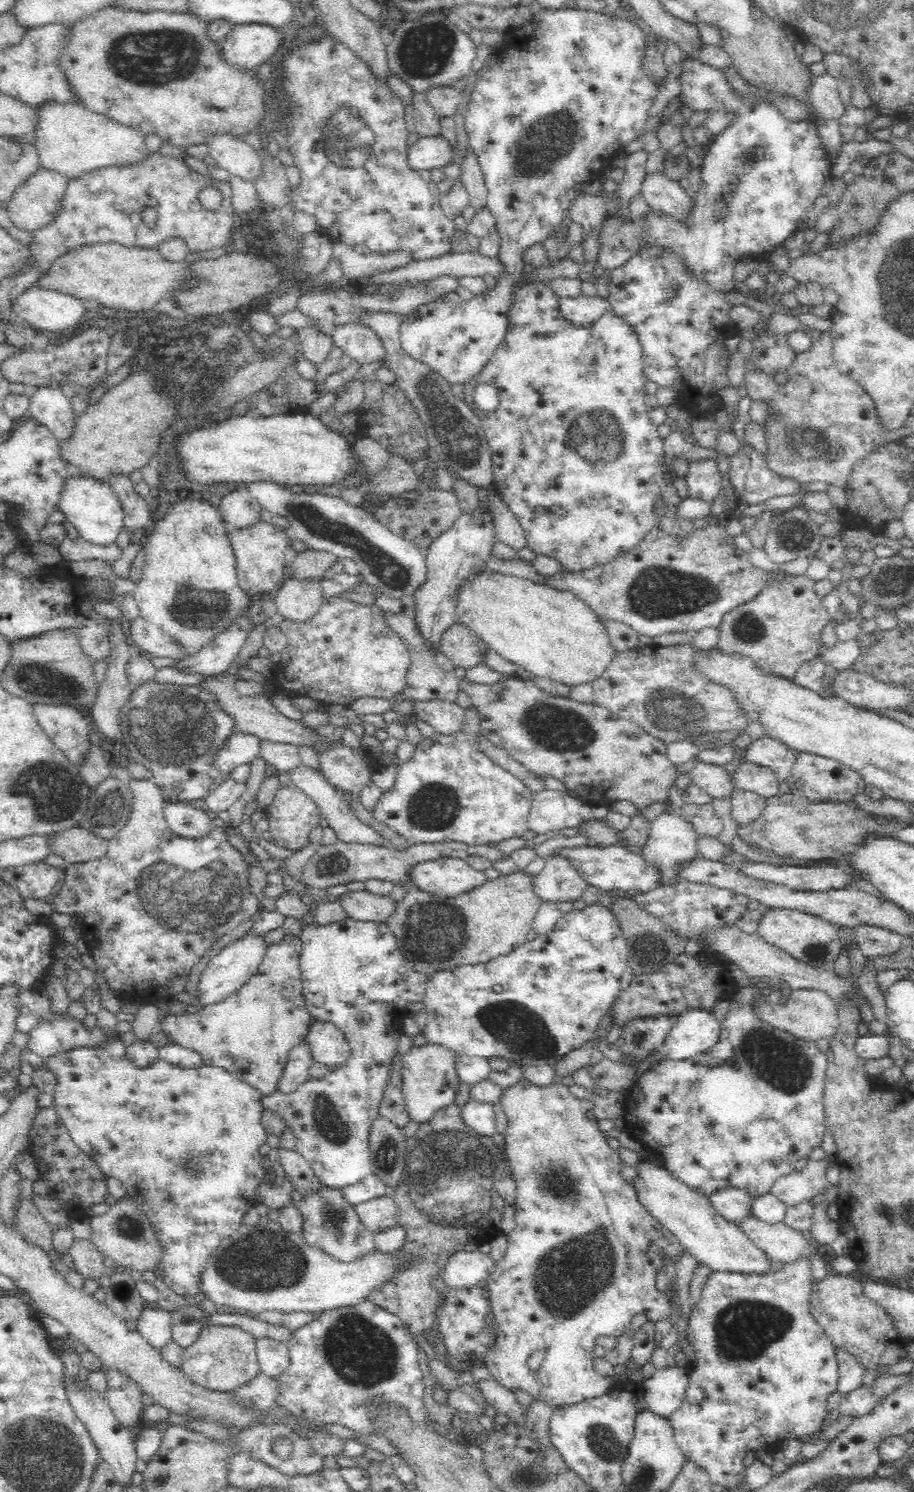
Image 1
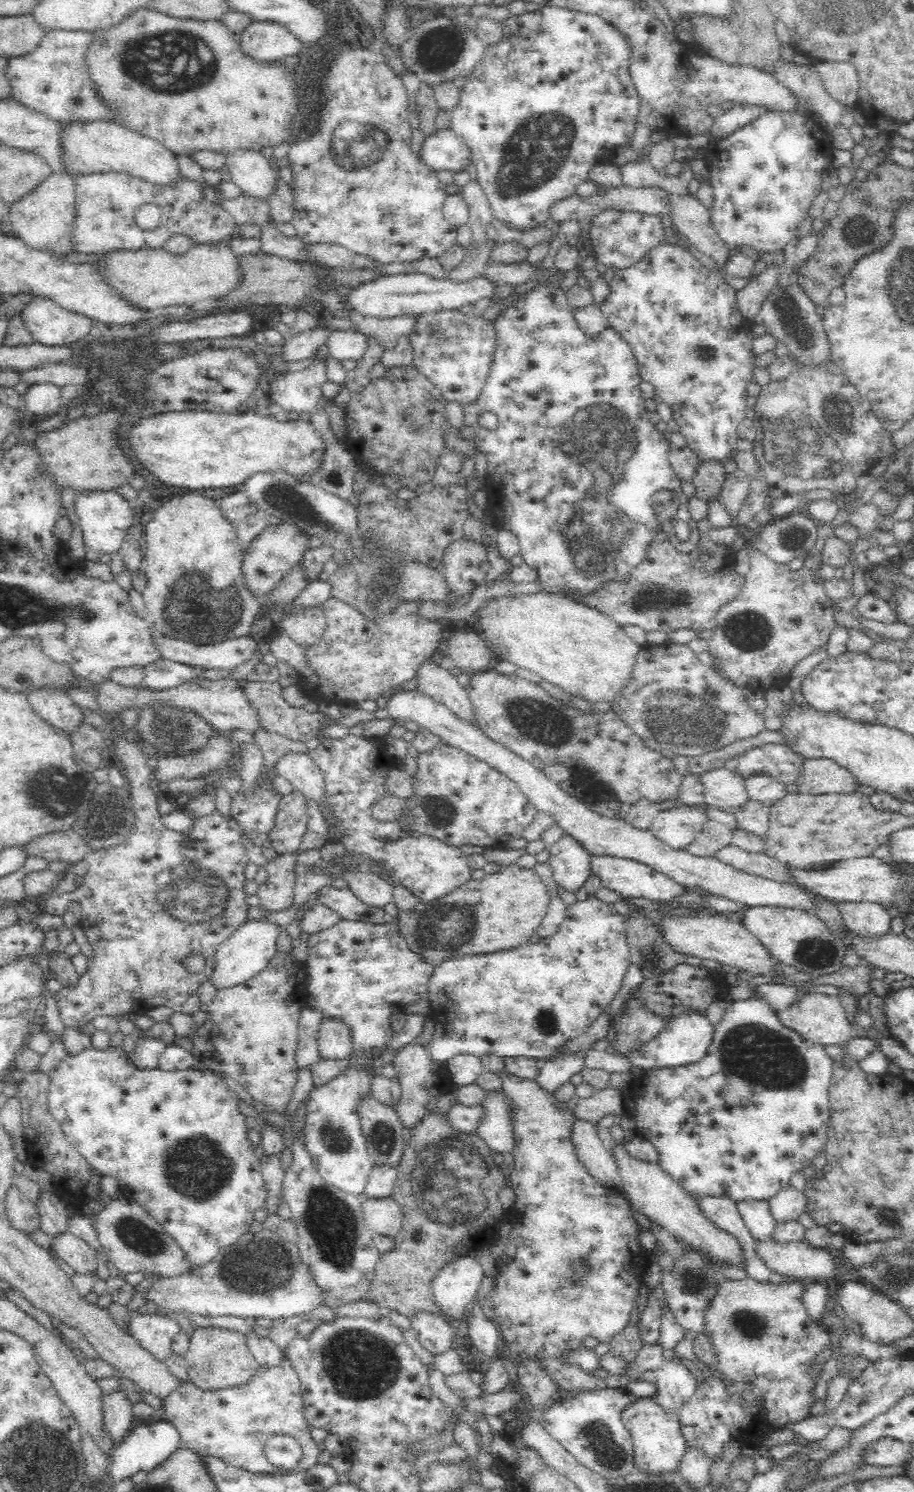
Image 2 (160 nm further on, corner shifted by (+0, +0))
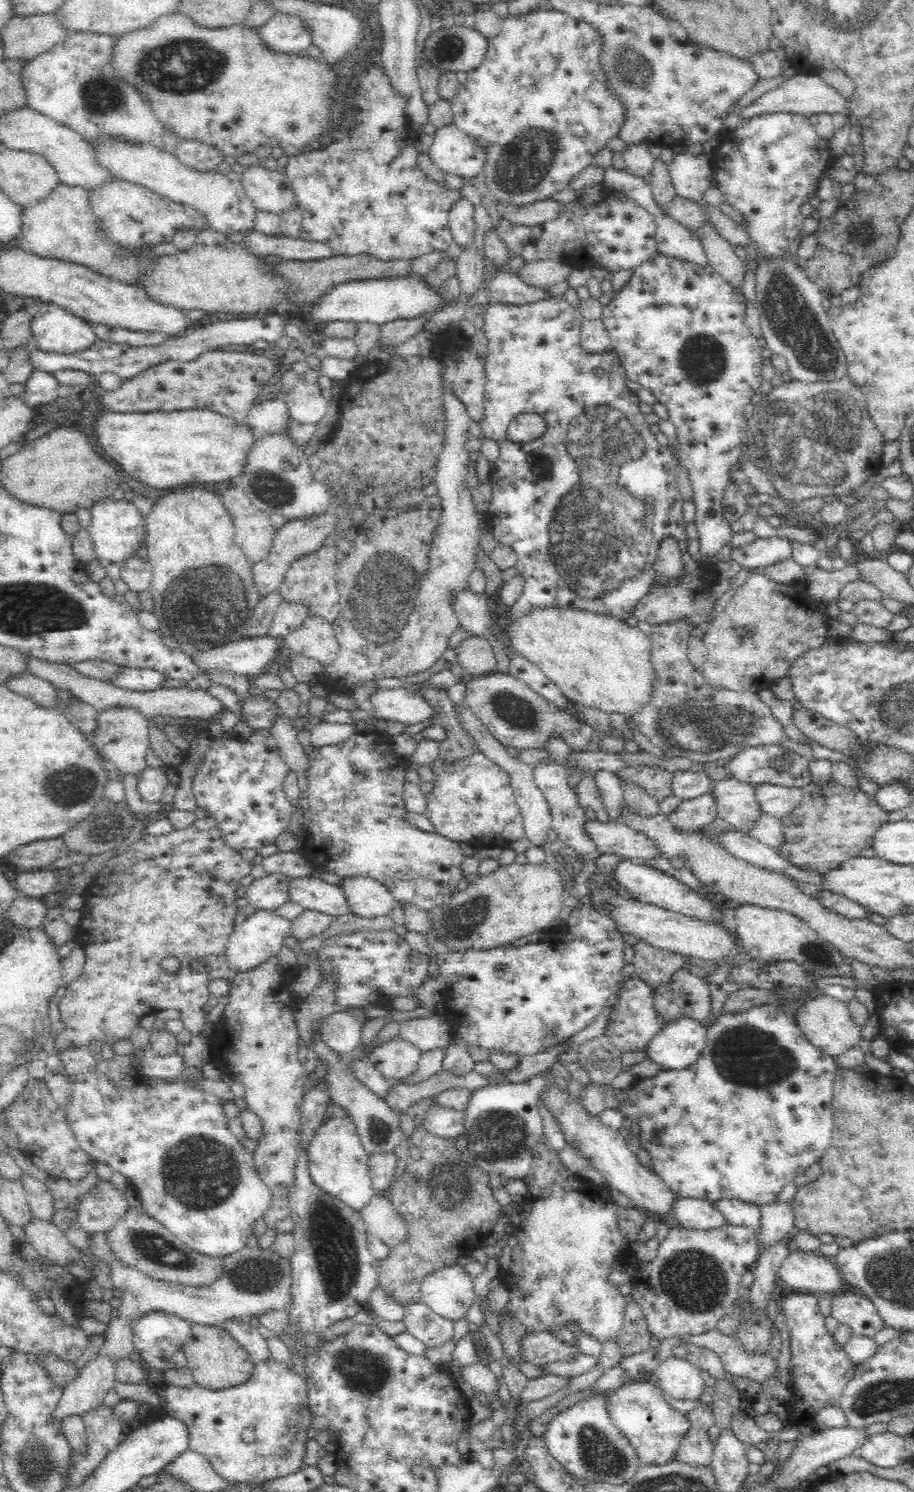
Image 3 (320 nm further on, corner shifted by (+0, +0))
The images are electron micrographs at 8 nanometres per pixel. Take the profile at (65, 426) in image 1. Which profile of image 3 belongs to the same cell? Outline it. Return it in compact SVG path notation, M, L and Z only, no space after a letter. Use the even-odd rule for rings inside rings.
M32 372L26 380L22 399L34 411L42 404L52 404L58 400L58 381L48 372Z

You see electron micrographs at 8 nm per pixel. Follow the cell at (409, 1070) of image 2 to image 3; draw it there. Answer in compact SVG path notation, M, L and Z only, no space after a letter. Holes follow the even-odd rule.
M395 1038L374 1046L368 1062L386 1079L408 1081L418 1071L420 1060L421 1050Z

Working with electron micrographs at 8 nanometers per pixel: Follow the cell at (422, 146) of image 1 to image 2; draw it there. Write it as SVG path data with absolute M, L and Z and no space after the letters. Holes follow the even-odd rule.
M452 128L436 130L427 135L417 156L436 172L448 169L458 173L471 163L469 148Z

